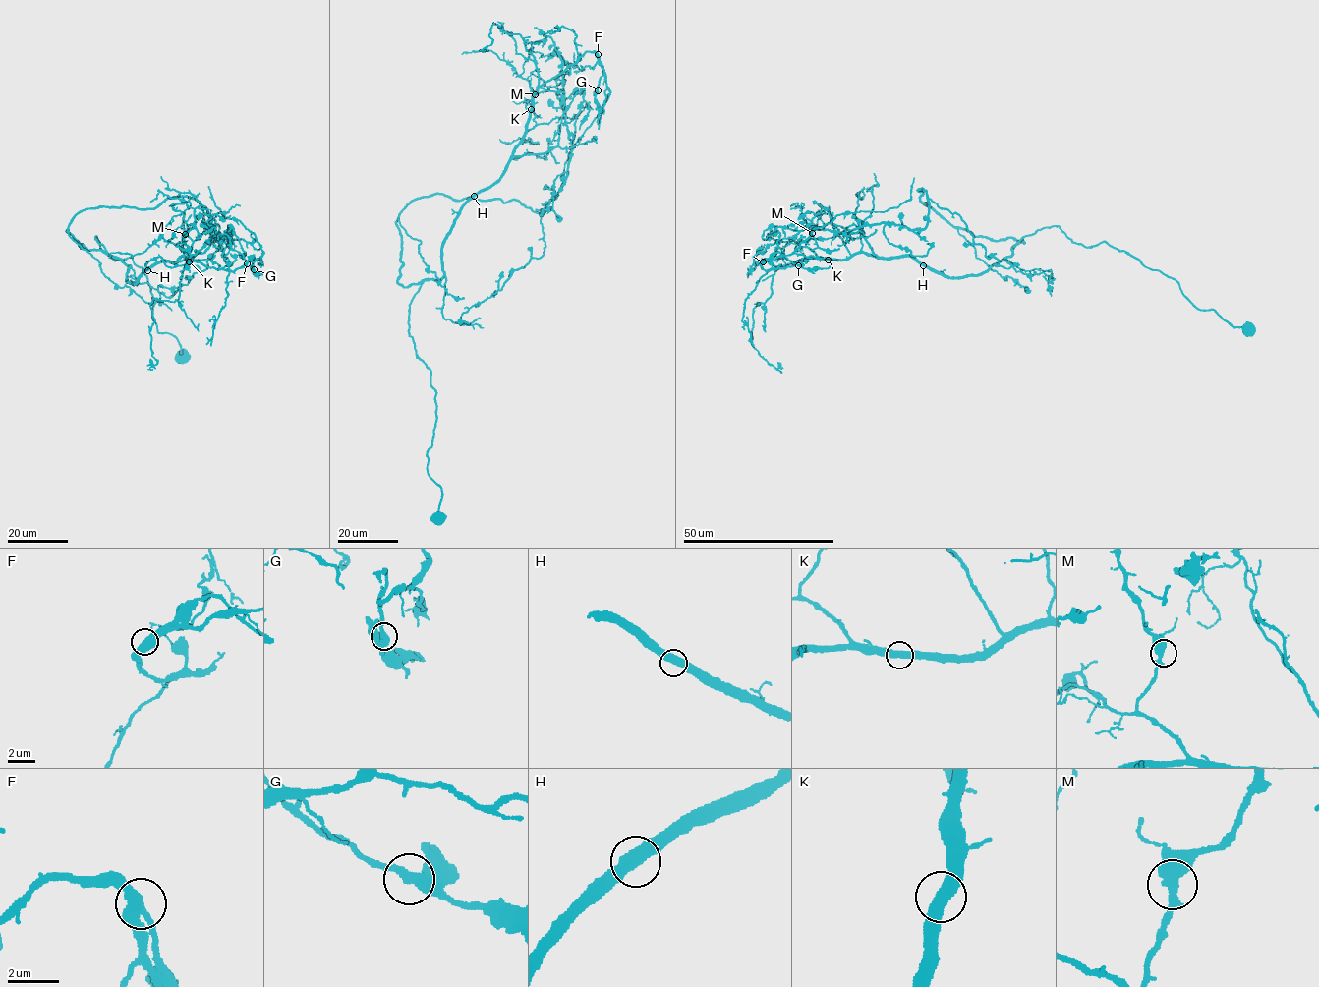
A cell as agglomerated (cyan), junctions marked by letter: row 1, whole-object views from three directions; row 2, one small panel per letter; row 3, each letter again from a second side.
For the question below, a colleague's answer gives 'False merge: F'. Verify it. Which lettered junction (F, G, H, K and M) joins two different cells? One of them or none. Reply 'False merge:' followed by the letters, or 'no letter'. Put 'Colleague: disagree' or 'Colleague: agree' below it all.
False merge: F
Colleague: agree

